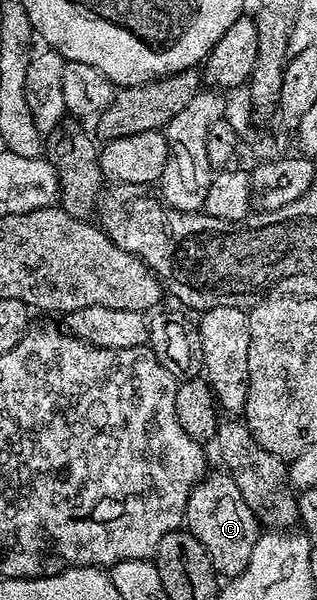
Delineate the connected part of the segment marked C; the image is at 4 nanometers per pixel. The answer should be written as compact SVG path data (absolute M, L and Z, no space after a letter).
M210 472L191 491L187 499L183 525L194 542L205 548L204 556L208 564L222 578L232 579L245 570L251 559L251 551L255 551L259 522L251 507L247 507L247 503L239 495L235 479L230 477L228 472L220 472Z

